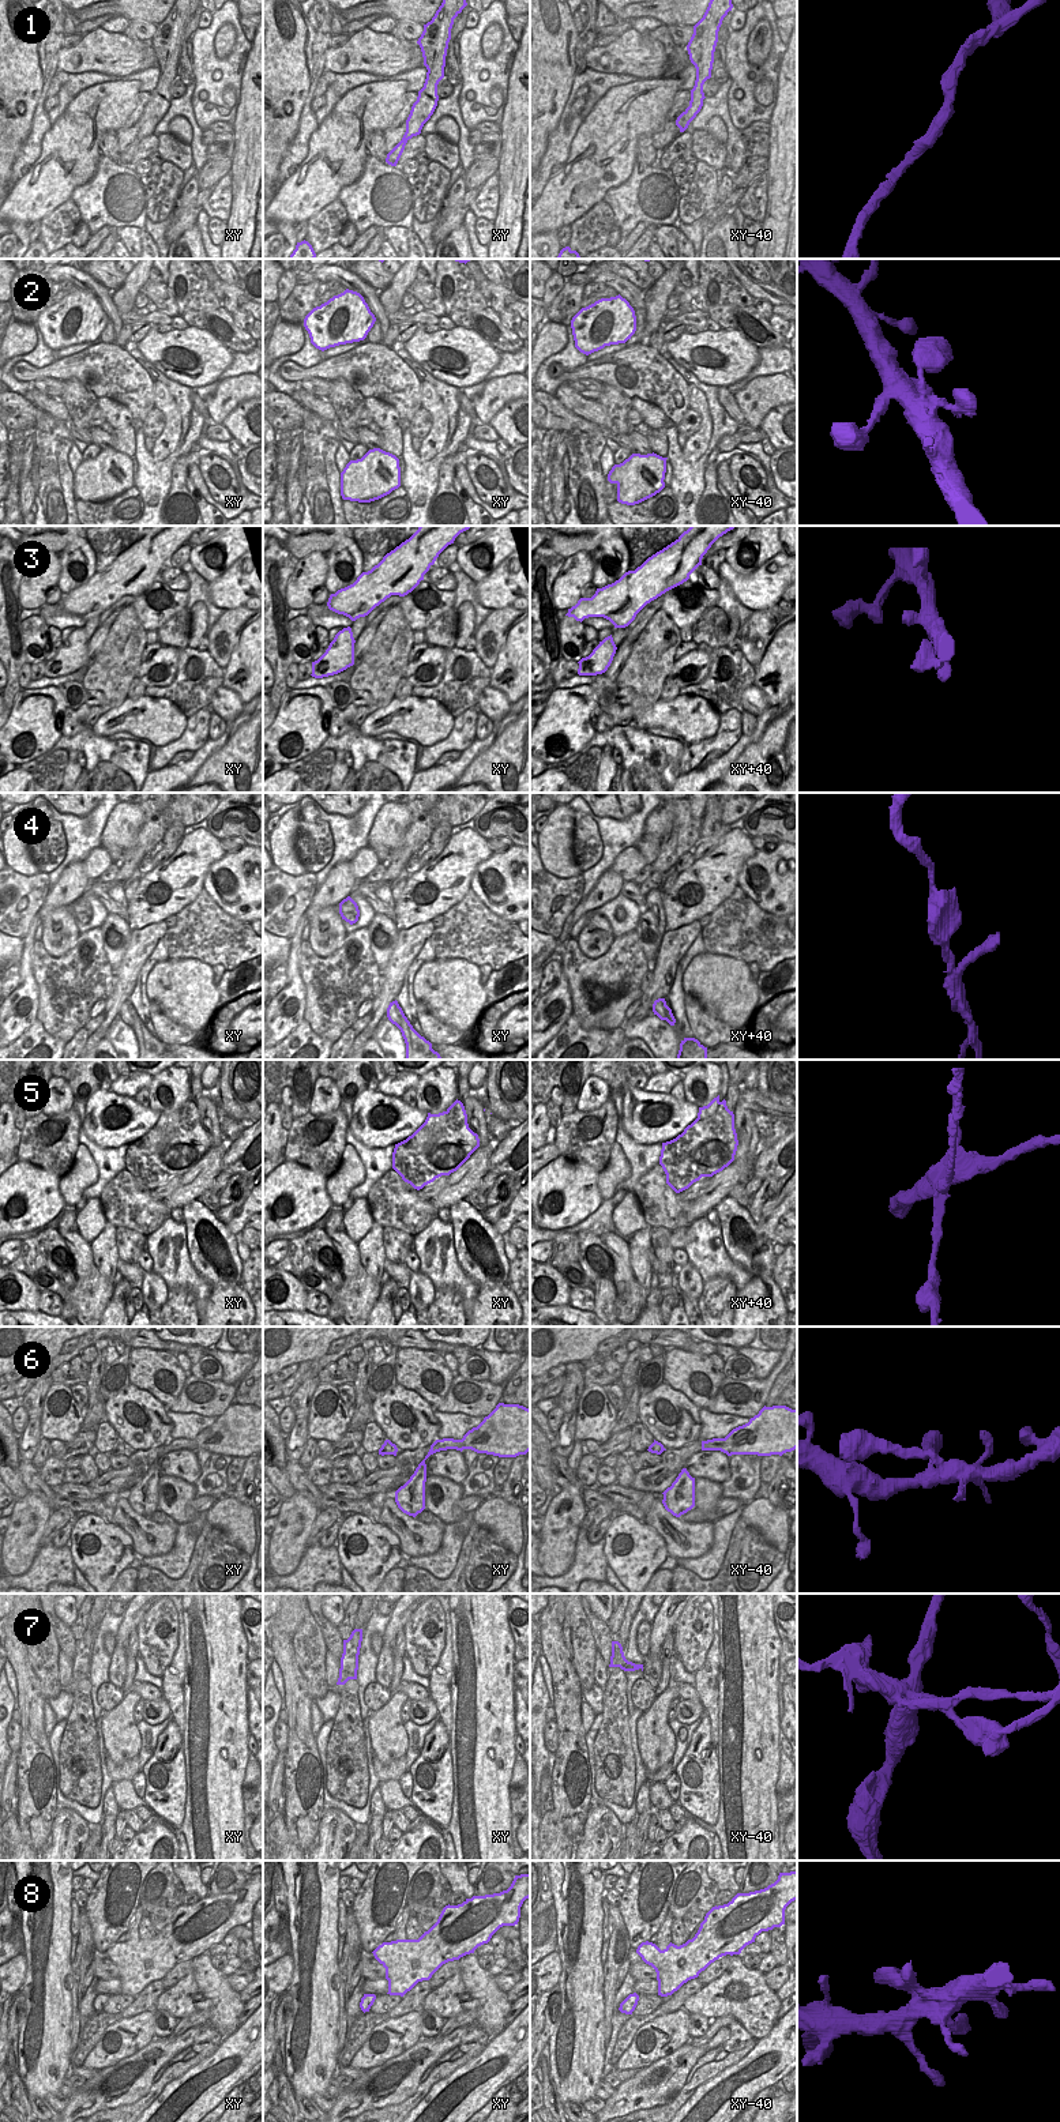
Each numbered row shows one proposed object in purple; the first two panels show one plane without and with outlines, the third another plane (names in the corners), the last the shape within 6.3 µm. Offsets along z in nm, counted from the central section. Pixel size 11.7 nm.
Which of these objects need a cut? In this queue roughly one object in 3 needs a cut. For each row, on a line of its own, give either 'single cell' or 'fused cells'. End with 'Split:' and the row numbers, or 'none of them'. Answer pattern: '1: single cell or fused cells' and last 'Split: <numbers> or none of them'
1: single cell
2: single cell
3: single cell
4: fused cells
5: fused cells
6: single cell
7: fused cells
8: single cell
Split: 4, 5, 7

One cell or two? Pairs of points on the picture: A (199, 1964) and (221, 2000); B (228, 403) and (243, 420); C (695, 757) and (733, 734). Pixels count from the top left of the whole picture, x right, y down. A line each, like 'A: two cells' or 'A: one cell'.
A: one cell
B: two cells
C: one cell

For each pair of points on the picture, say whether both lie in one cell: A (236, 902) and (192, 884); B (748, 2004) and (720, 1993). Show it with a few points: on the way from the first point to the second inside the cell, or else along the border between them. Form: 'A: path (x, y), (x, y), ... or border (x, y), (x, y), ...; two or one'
A: border (220, 860), (210, 866), (202, 887); two
B: path (741, 1998), (725, 1986); one

